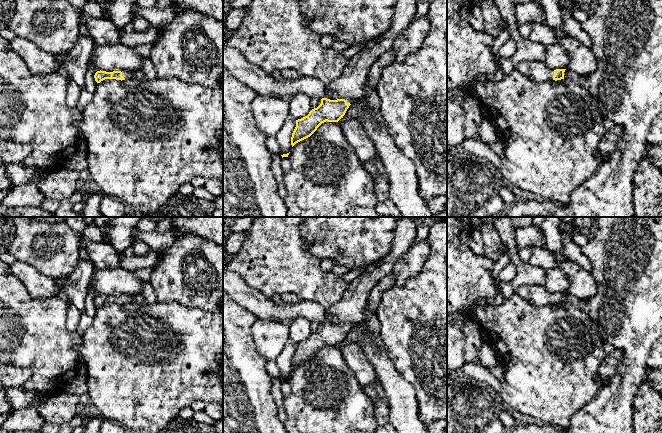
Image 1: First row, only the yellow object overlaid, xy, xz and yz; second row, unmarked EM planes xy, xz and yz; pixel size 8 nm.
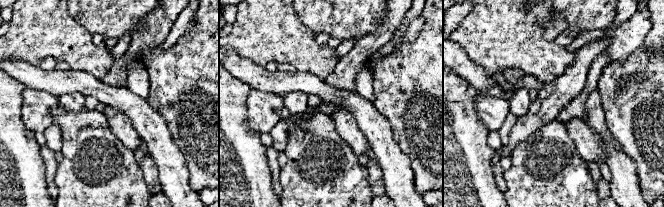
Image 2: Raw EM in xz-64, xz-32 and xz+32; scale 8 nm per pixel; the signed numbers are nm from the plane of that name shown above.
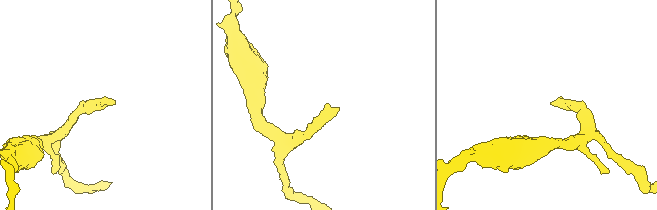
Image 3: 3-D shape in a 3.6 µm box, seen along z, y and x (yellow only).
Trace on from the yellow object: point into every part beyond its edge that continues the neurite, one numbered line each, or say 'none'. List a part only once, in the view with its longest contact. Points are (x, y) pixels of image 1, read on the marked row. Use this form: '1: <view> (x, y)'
1: xz (350, 85)

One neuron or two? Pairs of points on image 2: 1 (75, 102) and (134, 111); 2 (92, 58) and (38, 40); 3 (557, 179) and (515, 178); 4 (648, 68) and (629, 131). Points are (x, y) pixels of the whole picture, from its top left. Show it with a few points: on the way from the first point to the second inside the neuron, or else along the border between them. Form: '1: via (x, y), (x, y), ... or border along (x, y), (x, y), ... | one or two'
1: border along (84, 95), (69, 93), (60, 96) | two
2: via (79, 51), (66, 40), (51, 40) | one
3: via (547, 179), (525, 179) | one
4: via (649, 84), (649, 90), (631, 108), (631, 115) | one

